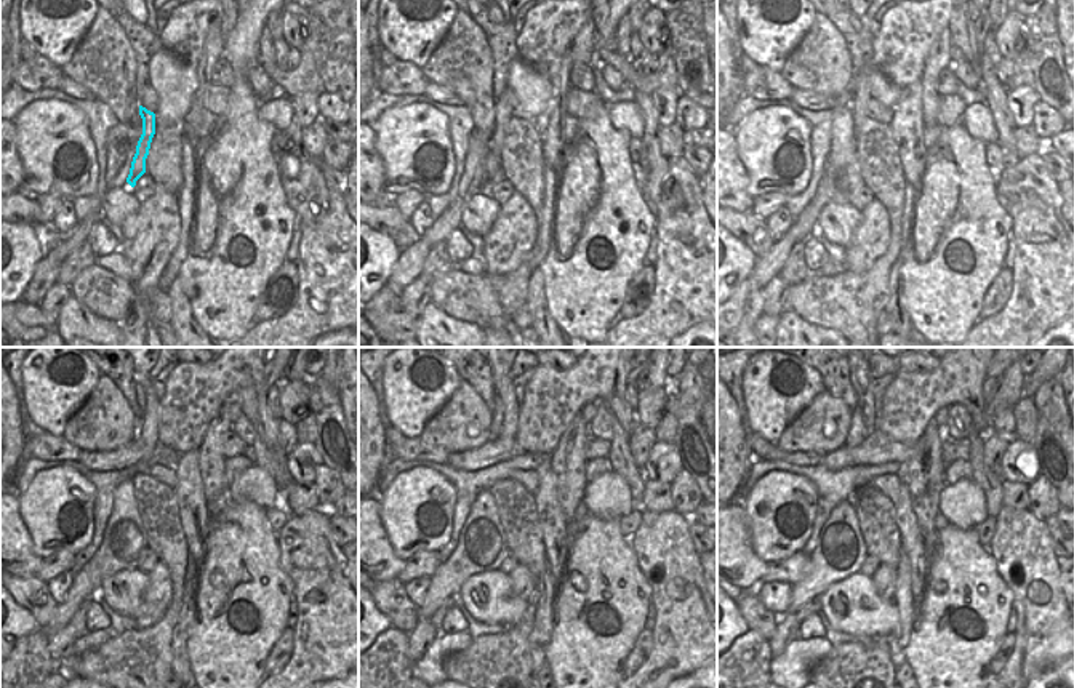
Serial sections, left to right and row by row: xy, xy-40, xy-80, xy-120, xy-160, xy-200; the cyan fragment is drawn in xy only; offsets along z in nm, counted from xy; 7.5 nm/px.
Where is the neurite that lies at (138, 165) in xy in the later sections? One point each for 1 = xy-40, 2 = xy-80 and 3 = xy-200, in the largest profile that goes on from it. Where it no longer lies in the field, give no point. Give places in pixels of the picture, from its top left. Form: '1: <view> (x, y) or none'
1: xy-40 (501, 108)
2: xy-80 (861, 96)
3: xy-200 (860, 380)

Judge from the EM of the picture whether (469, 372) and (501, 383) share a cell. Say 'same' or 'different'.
different

